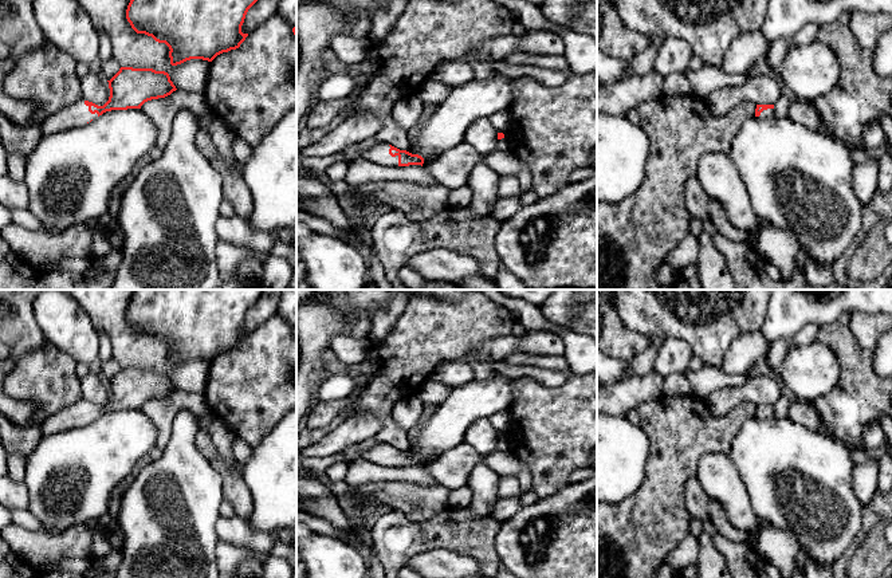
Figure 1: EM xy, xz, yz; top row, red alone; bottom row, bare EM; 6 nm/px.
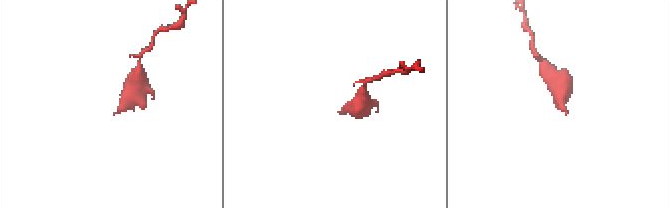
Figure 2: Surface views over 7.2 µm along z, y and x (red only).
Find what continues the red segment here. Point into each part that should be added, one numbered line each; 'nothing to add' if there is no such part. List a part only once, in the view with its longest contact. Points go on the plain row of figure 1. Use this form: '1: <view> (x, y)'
1: xz (378, 455)

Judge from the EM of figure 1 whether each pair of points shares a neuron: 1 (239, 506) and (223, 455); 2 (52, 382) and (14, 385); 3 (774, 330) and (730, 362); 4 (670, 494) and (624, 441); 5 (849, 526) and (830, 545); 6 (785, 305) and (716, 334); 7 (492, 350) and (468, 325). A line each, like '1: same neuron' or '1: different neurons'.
1: same neuron
2: same neuron
3: different neurons
4: different neurons
5: same neuron
6: different neurons
7: different neurons

